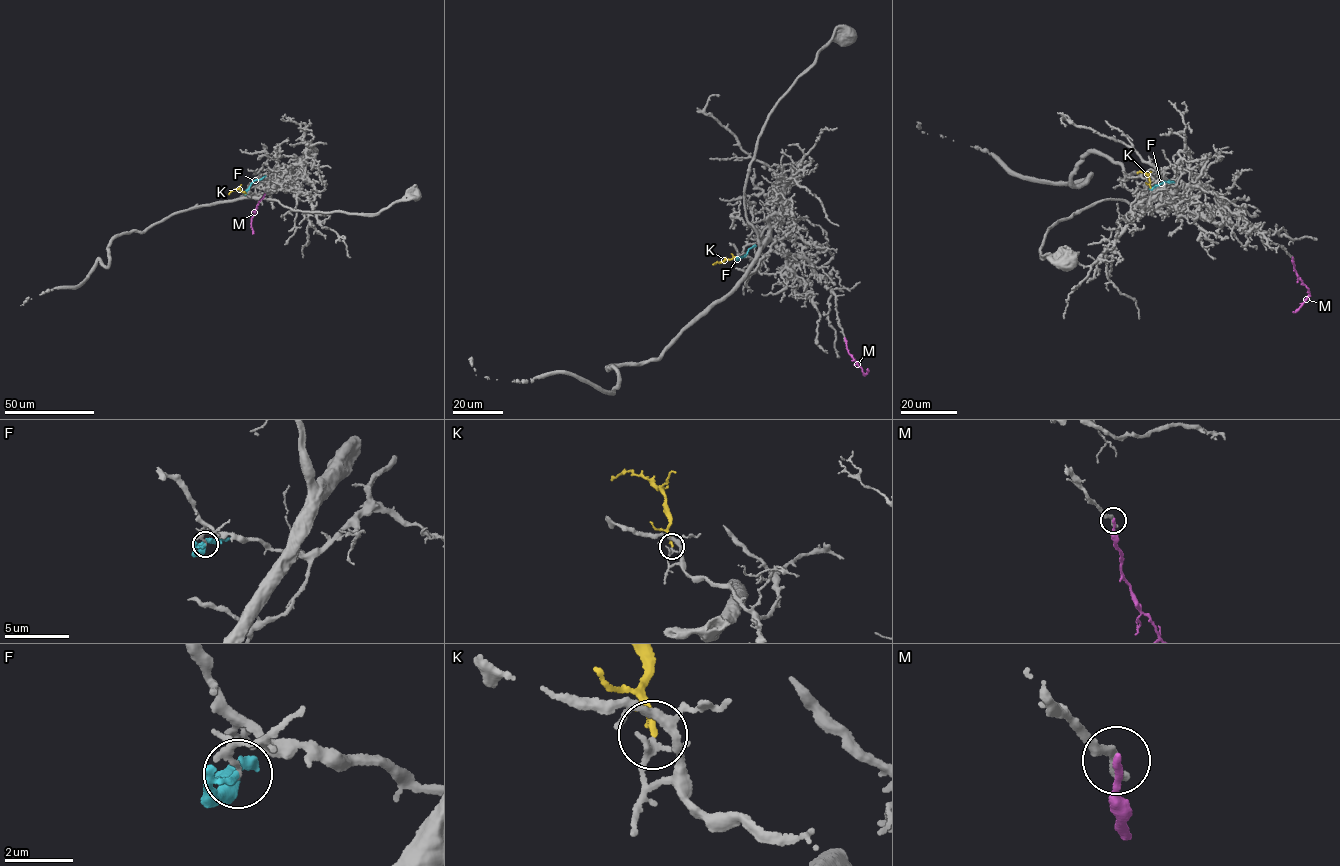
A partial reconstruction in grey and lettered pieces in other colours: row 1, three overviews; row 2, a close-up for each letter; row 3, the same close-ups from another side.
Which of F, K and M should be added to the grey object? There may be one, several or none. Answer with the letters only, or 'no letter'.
K

